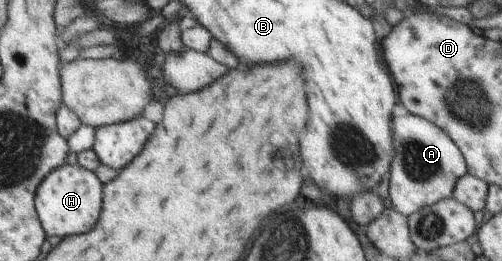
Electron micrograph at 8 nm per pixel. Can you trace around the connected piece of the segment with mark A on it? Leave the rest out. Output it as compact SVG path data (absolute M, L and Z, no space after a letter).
M402 105L392 111L392 128L394 155L389 171L389 197L393 209L407 219L440 199L451 198L458 179L467 175L468 169L460 149L442 129L409 113Z

